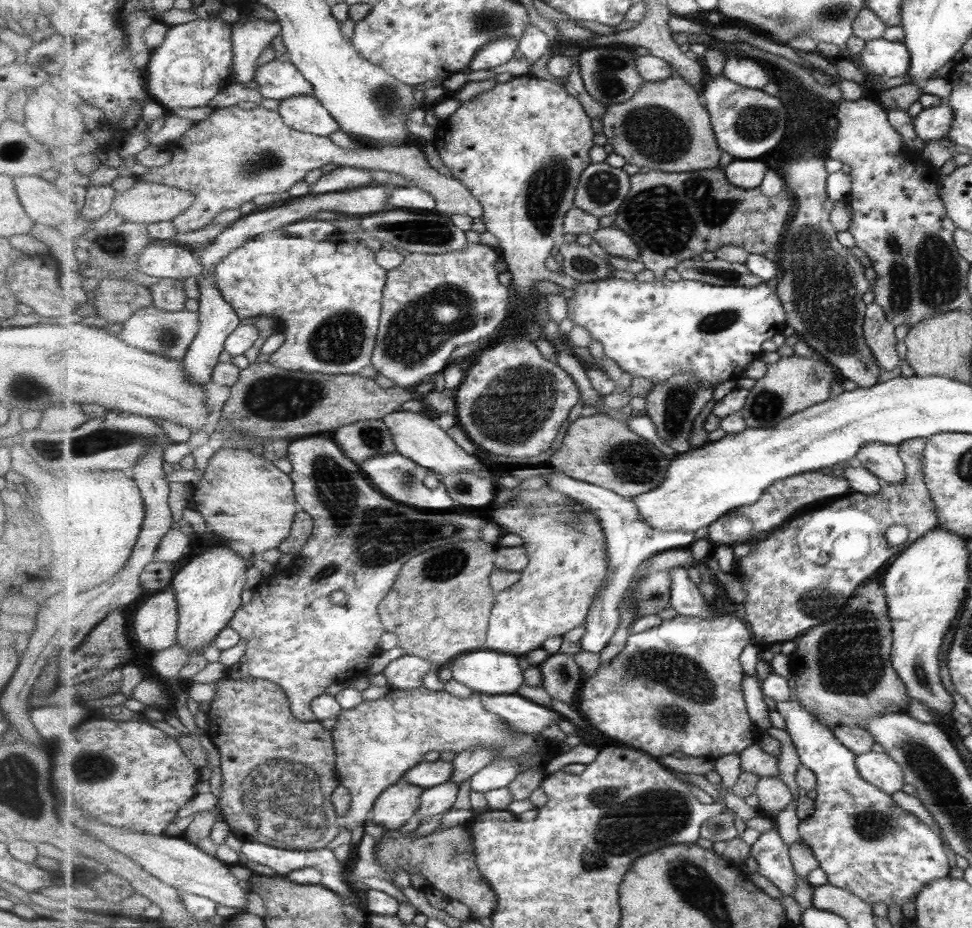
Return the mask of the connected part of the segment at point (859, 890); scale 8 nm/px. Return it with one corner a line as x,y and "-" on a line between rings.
794,698
777,703
776,711
786,722
785,729
794,743
802,764
810,768
818,778
816,791
819,795
815,800
816,812
801,822
799,832
800,838
814,850
815,856
818,856
820,867
828,874
829,882
833,886
851,891
871,905
883,902
886,906
896,904
901,907
908,900
913,900
923,886
948,875
947,872
950,872
948,856
945,856
941,840
913,814
897,808
885,791
871,786
871,783
859,774
856,767
857,755
845,747
835,737
833,731
819,724
815,716

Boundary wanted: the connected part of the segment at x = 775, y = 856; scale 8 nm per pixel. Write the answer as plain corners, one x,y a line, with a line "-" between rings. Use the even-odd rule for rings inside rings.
777,828
763,833
751,847
751,854
758,863
758,872
772,882
782,894
793,896
797,890
797,872
787,844

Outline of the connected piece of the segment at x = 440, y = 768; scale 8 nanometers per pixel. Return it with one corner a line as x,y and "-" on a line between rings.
438,759
433,762
421,761
414,766
401,781
407,781
423,790
445,784
452,780
454,775
454,761

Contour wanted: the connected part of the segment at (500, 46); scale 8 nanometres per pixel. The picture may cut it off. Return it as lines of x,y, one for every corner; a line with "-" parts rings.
505,37
494,40
483,48
474,56
469,66
472,70
495,68
495,66
503,66
507,62
515,59
515,53
519,48
519,41
515,37

